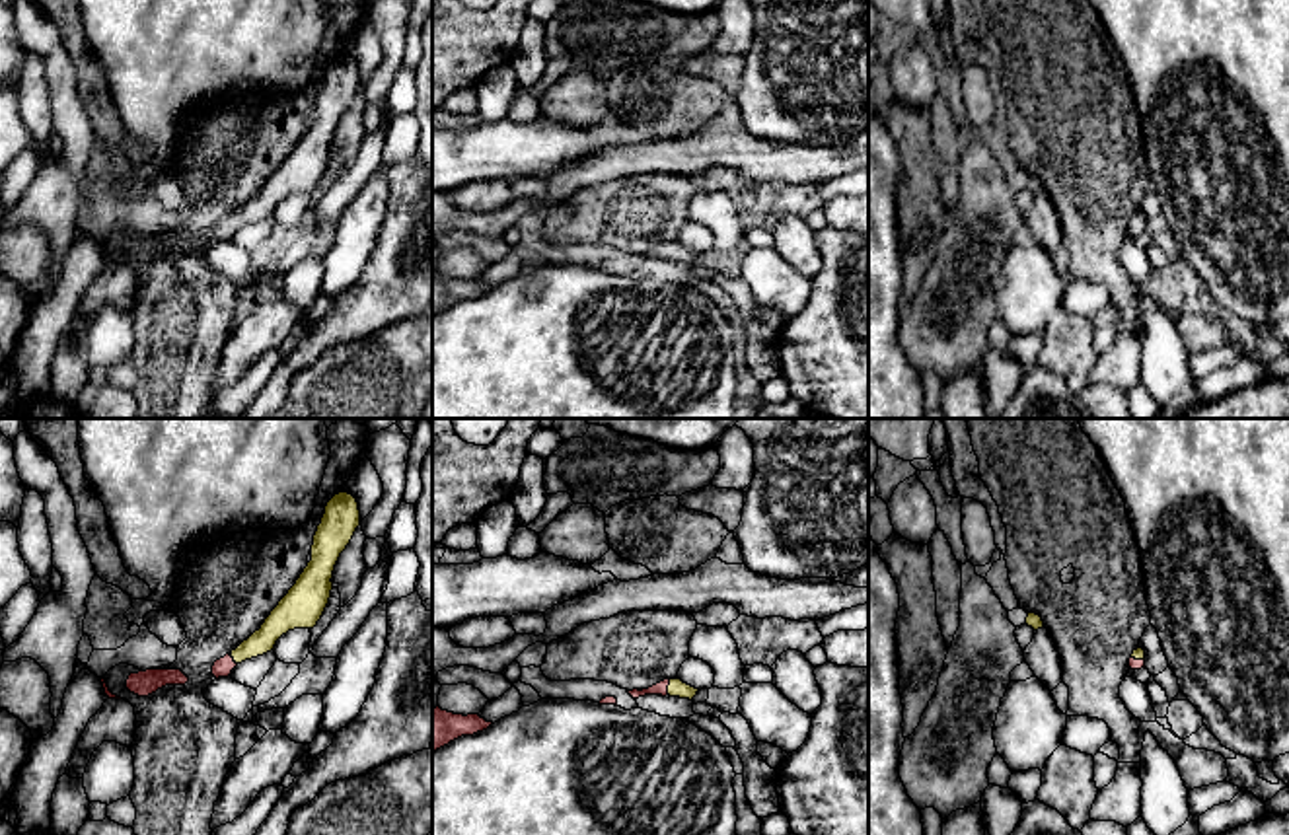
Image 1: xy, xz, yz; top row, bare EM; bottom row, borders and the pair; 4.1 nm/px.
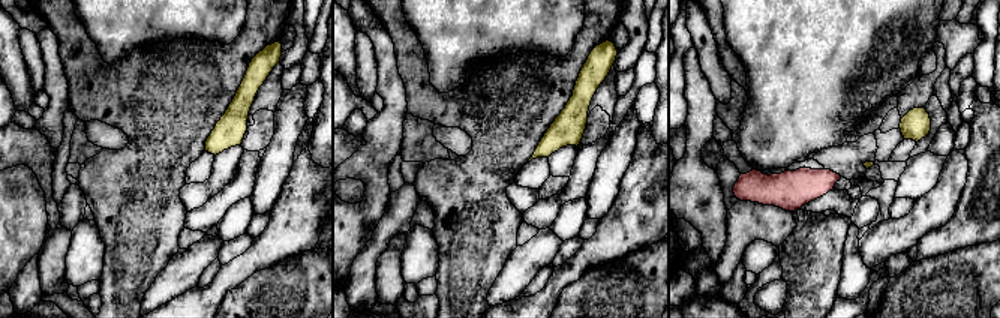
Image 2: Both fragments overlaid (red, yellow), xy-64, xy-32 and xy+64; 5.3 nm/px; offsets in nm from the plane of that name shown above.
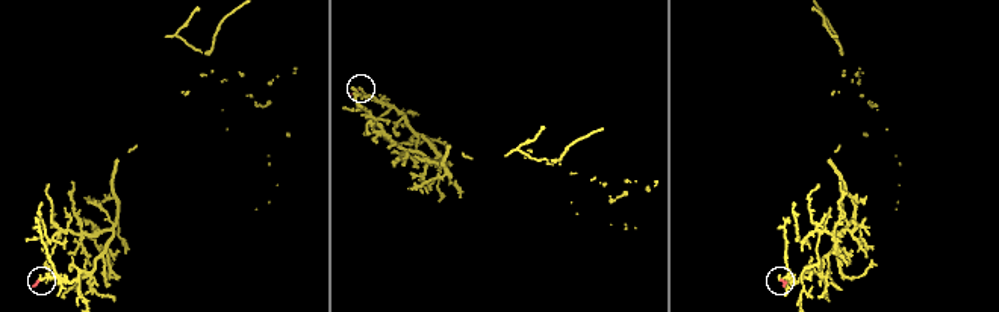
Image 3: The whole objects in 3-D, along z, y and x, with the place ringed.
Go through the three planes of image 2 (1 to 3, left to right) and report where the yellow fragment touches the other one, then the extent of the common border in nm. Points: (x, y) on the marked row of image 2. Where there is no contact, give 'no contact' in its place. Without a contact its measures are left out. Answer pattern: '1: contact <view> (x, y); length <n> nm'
1: no contact
2: no contact
3: no contact

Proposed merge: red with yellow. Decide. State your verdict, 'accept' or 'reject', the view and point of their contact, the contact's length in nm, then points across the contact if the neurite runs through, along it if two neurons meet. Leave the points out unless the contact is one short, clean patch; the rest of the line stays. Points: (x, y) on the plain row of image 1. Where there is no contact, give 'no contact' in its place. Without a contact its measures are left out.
accept; meets red in xz at (666, 252); contact 70 nm long; runs through xz (661, 252), (666, 252), (676, 252)

